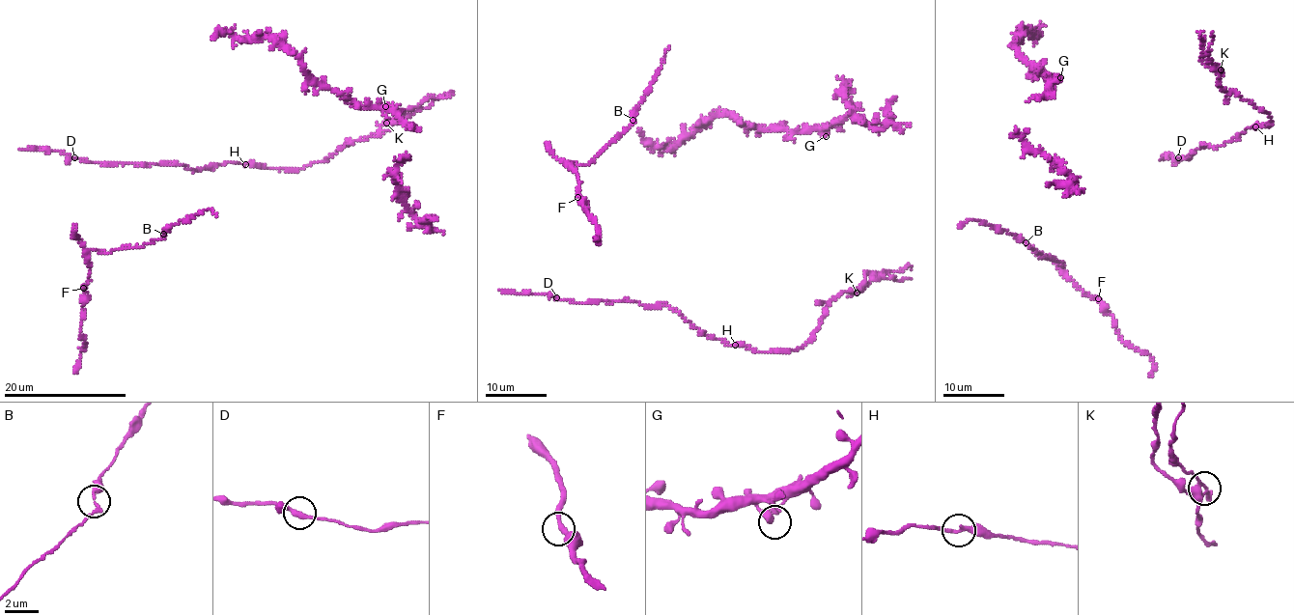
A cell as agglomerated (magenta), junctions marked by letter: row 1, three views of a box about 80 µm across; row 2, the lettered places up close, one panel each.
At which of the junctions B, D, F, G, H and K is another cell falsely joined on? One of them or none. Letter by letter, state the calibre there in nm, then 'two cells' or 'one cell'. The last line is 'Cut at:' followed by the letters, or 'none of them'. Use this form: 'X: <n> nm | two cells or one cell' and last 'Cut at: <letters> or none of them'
B: 190 nm | one cell
D: 240 nm | one cell
F: 280 nm | one cell
G: 400 nm | one cell
H: 240 nm | one cell
K: 240 nm | two cells
Cut at: K

